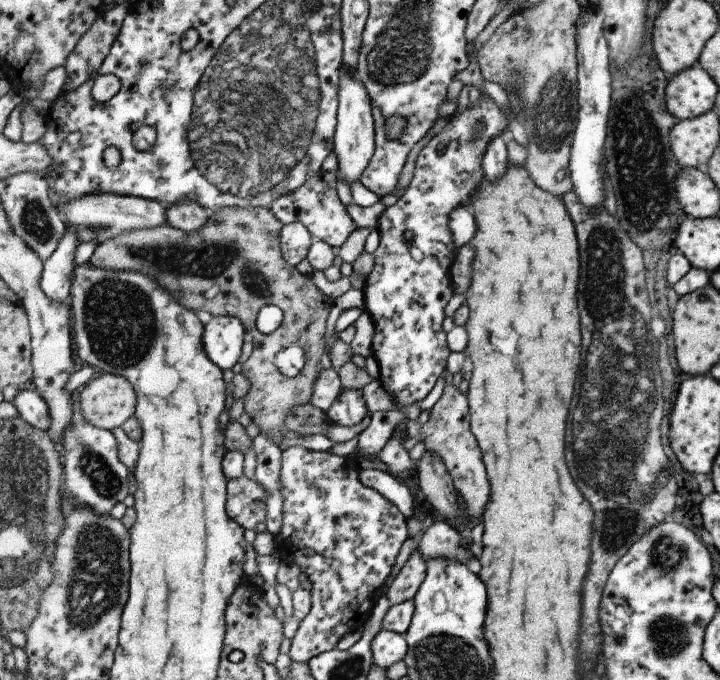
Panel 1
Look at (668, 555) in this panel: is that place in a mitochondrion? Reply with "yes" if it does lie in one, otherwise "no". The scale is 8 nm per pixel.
yes

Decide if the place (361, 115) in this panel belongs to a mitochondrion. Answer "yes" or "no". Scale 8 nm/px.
no

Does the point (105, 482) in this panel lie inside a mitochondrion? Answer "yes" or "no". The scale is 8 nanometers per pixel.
yes

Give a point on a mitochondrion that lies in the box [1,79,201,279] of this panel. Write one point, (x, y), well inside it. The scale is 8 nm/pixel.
(34, 218)

